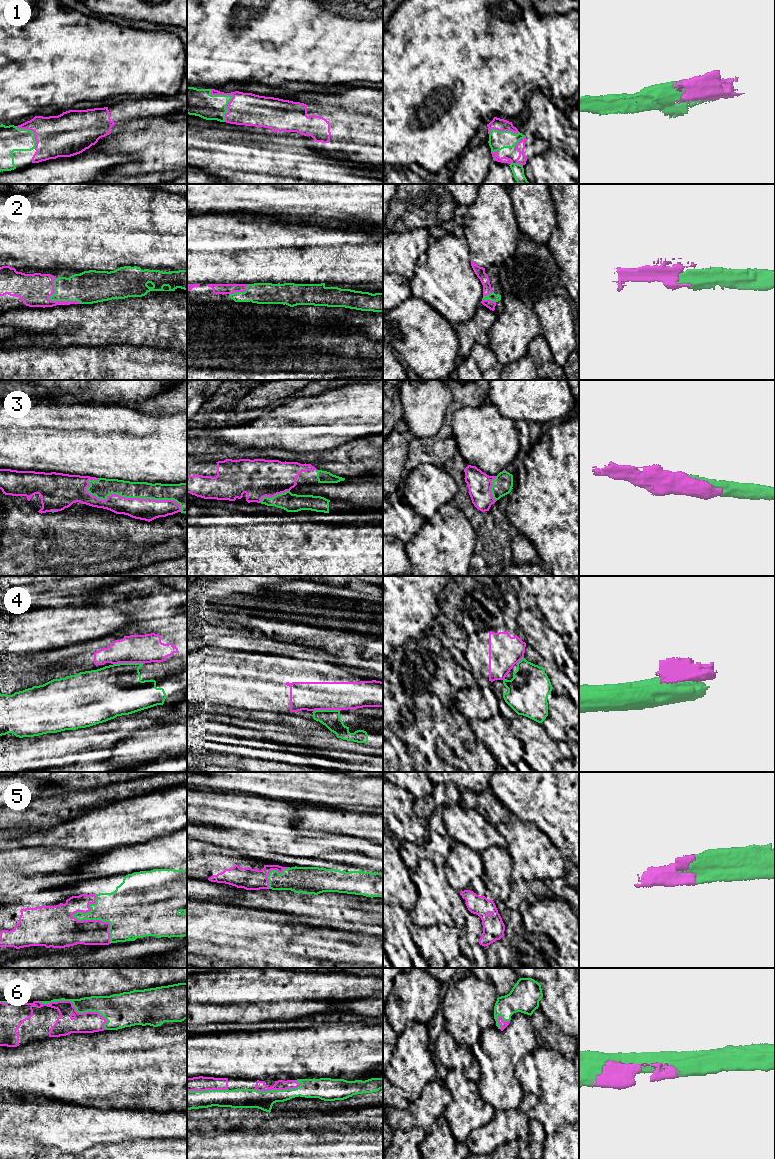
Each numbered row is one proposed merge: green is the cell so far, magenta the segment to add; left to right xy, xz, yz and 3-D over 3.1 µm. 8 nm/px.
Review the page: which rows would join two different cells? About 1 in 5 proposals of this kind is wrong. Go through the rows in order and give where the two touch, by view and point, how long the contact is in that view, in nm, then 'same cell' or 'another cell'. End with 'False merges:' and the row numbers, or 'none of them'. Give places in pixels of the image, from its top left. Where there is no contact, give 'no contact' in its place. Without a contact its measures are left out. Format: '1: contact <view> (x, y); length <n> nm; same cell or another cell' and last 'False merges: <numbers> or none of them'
1: contact xz (232, 96); length 300 nm; same cell
2: contact xy (56, 300); length 300 nm; same cell
3: contact xy (135, 497); length 800 nm; same cell
4: contact xy (128, 663); length 240 nm; another cell
5: contact xy (82, 920); length 420 nm; same cell
6: contact xy (76, 1010); length 600 nm; same cell
False merges: 4

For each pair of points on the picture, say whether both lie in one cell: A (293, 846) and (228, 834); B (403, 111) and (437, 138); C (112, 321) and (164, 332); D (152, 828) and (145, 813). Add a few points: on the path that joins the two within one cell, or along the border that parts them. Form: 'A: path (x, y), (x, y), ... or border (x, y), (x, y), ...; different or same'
A: path (277, 842), (256, 840), (244, 835); same
B: path (403, 123), (403, 127), (411, 134), (425, 134); same
C: path (125, 322), (151, 322); same
D: path (152, 824), (148, 817); same

